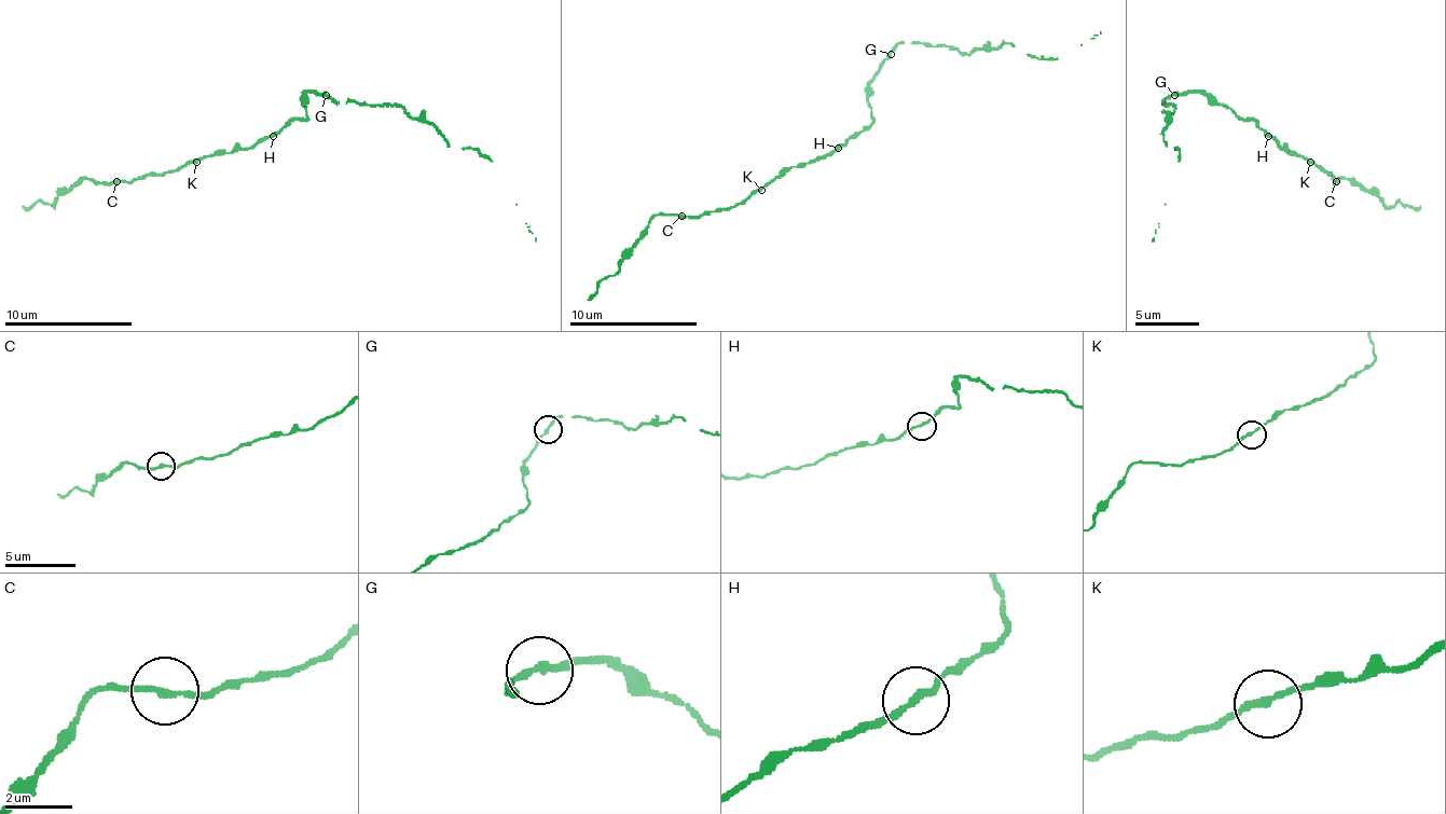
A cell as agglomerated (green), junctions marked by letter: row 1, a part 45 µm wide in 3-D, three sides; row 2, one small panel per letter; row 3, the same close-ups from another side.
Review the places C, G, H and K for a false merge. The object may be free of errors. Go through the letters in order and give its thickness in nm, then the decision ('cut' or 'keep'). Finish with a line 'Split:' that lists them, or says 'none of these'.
C: 180 nm thick; keep
G: 190 nm thick; keep
H: 190 nm thick; keep
K: 190 nm thick; keep
Split: none of these

